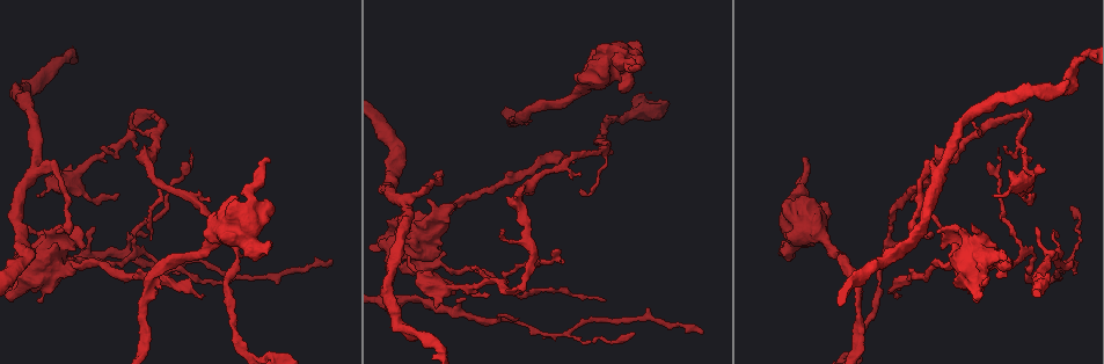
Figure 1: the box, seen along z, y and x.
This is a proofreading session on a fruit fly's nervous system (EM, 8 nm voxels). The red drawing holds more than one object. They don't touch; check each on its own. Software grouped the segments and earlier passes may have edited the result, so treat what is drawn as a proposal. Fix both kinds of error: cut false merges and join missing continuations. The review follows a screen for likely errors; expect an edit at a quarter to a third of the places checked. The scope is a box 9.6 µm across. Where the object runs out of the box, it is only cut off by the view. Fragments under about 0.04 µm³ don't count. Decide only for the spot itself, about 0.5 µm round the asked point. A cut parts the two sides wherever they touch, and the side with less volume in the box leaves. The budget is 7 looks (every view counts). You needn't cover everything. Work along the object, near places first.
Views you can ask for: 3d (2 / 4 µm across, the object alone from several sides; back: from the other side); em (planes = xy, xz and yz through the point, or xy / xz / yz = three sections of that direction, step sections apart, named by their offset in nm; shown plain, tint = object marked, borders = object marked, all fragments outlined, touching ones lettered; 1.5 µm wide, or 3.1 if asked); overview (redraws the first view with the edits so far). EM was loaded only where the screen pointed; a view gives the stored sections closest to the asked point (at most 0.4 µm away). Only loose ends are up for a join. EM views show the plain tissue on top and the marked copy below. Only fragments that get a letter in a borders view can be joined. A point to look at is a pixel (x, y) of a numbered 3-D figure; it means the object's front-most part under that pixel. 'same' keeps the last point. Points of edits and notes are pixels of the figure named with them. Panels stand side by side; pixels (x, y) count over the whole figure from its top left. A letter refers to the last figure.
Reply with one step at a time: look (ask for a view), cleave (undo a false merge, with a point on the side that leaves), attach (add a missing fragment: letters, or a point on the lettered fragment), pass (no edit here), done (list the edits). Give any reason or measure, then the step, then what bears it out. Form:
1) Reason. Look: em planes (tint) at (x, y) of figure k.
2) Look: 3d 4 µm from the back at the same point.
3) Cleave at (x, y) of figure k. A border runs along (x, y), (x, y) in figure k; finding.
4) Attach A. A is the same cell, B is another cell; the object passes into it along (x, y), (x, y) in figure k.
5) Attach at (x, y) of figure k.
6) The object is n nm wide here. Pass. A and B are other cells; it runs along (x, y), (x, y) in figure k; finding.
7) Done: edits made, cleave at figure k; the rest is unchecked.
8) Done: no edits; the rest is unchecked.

Look: 3d 2 µm at (1071, 207) of figure 1.

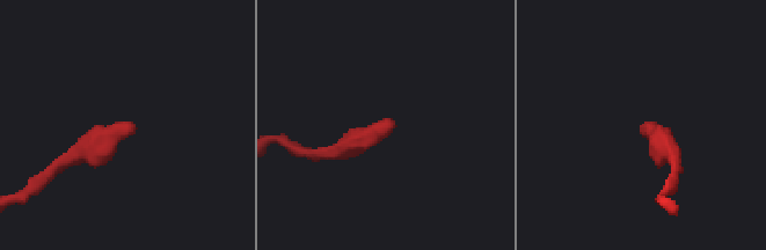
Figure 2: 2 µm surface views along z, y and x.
Look: em planes (tint) at (394, 124) of figure 2.

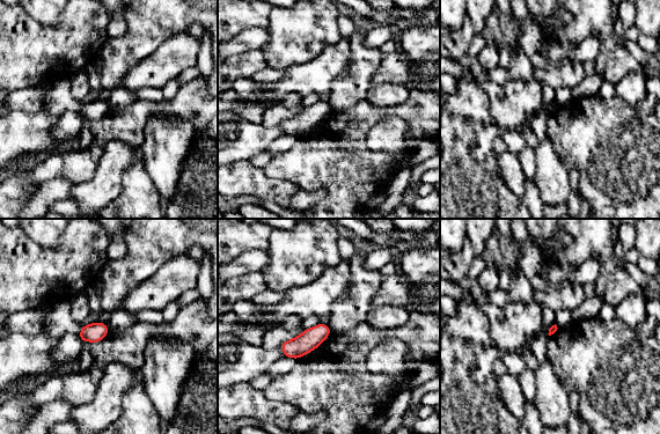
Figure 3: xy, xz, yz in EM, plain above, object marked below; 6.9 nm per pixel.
See the neighbours. Look: em planes (borders) at the same point.

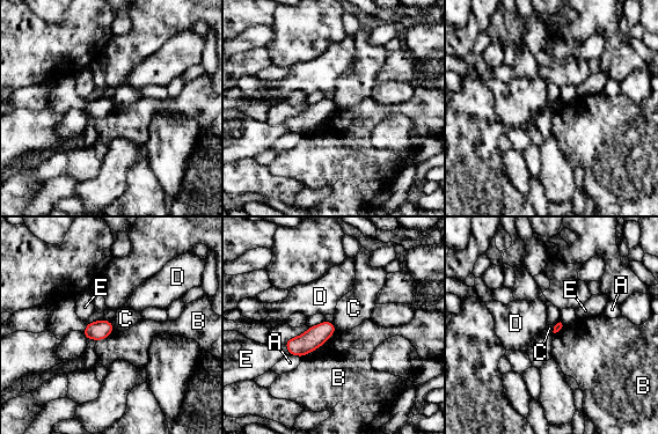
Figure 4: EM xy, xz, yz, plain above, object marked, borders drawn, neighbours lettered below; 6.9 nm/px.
Pass. A, B, C, D and E are other cells; a border runs along (110, 322), (114, 330) in figure 4; none of them fits.

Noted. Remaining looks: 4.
Thin end. Look: em planes (borders) at (485, 297) of figure 1.

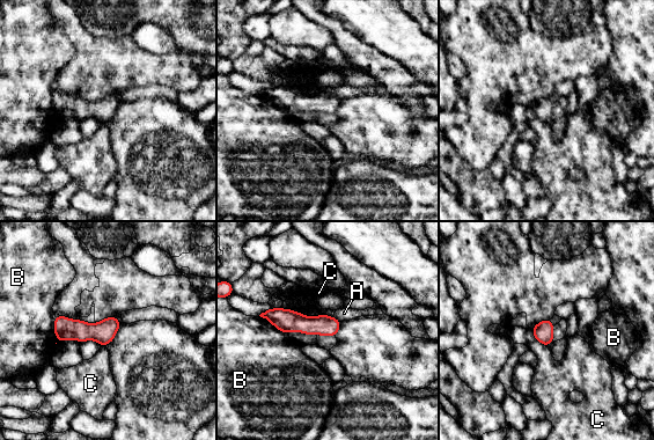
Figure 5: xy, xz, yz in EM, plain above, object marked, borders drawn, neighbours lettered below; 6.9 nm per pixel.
Pass. A, B and C are other cells; a border runs along (531, 329), (535, 337), (546, 346) in figure 5; none of them fits.

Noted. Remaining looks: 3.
An open end. Look: 3d 4 µm from the back at (1005, 260) of figure 1.

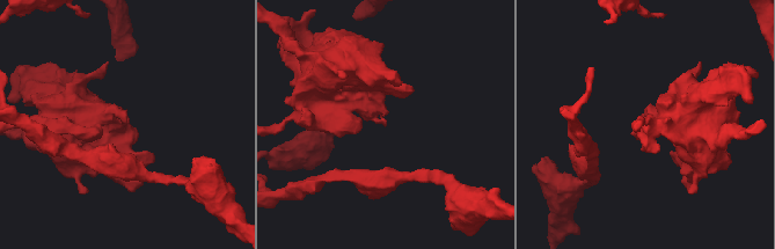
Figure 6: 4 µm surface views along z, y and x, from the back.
Look: em planes (borders) at (385, 123) of figure 6.

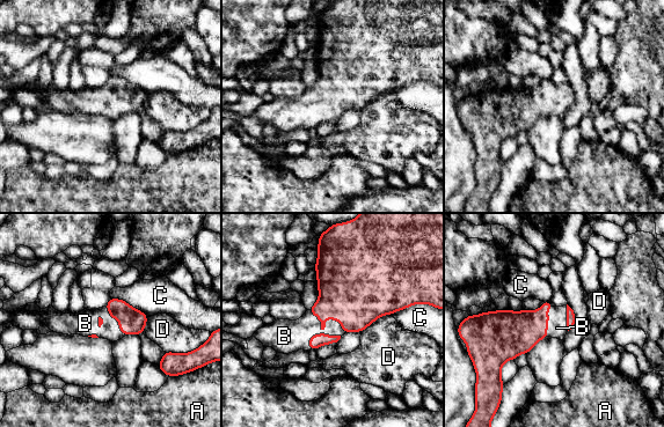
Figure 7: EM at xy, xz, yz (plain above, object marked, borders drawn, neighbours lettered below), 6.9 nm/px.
Attach at (292, 335) of figure 7. B is the same cell, A, C and D are other cells; the object passes into it along (348, 292), (325, 319), (292, 335) in figure 7; it goes on there.

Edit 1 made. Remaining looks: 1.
Done: edits made, attach at figure 7; the rest is unchecked.

